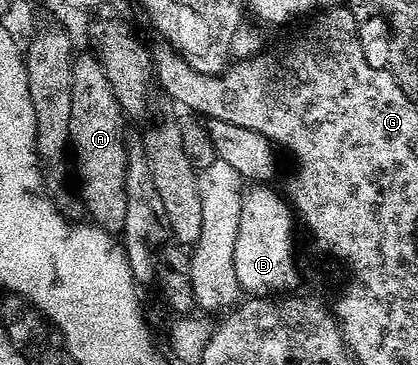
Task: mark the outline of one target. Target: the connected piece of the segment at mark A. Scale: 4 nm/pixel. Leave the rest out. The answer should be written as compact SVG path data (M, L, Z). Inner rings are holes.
M75 54L72 65L72 121L70 122L70 145L72 163L78 166L76 187L85 214L97 226L111 233L121 232L124 225L124 205L126 204L126 152L128 134L126 135L127 116L122 114L104 77L97 54Z

